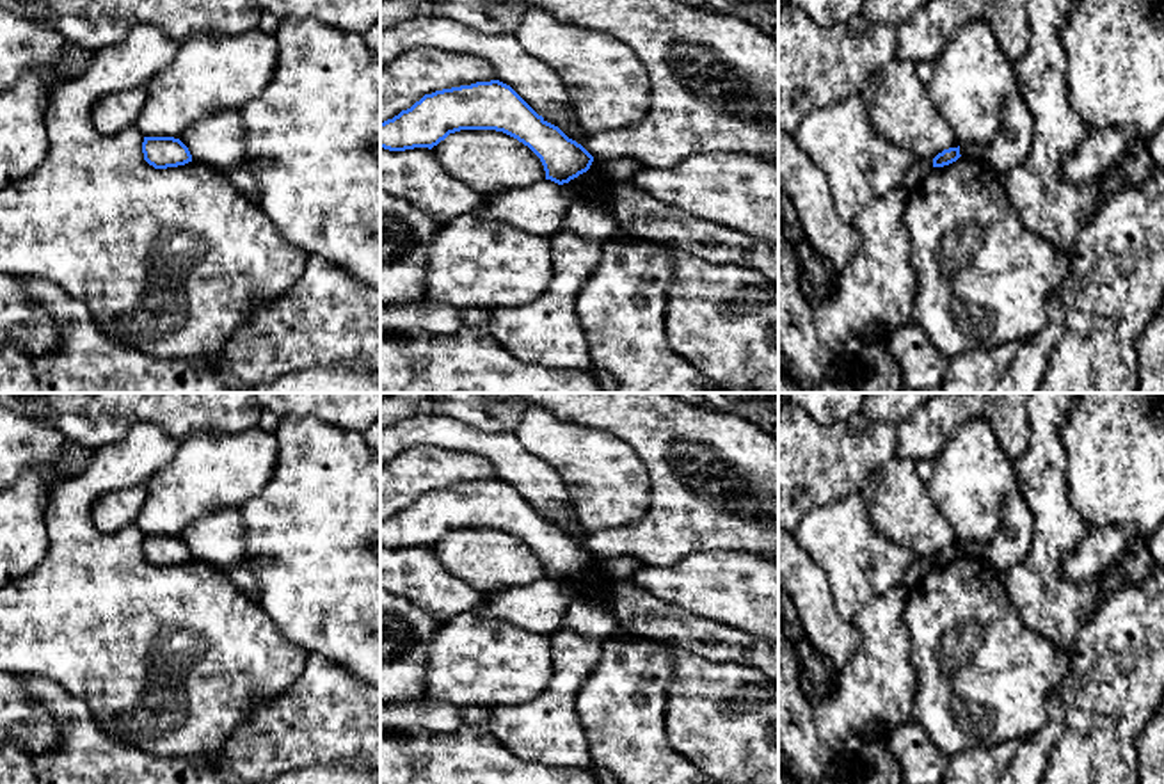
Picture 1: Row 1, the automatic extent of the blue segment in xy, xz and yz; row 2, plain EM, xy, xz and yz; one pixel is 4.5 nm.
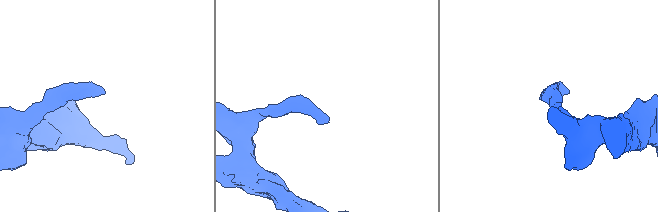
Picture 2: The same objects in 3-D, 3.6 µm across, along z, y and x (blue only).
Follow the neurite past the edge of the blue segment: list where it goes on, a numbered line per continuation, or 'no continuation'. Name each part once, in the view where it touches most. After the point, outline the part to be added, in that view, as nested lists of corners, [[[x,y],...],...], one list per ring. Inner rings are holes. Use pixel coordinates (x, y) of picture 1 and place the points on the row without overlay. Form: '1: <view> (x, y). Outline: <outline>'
no continuation

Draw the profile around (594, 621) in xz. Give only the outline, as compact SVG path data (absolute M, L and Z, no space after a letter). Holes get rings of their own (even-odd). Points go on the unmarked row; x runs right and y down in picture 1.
M572 599L563 619L563 628L576 631L586 640L606 642L617 628L613 610L608 604L586 599Z

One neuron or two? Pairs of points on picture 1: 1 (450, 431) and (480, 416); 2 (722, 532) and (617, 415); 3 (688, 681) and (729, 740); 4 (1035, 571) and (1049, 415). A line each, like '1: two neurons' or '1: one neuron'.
1: two neurons
2: one neuron
3: one neuron
4: one neuron

